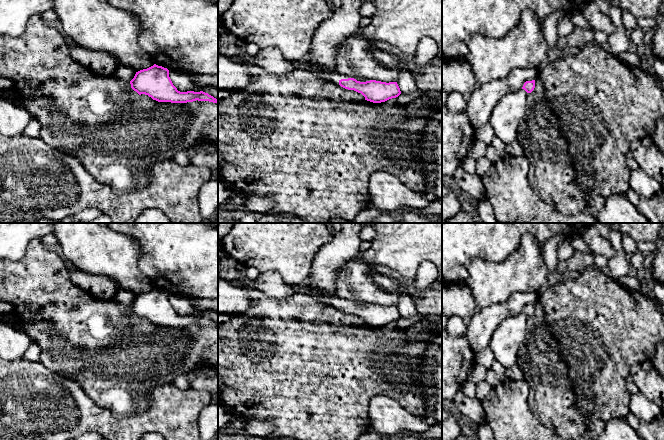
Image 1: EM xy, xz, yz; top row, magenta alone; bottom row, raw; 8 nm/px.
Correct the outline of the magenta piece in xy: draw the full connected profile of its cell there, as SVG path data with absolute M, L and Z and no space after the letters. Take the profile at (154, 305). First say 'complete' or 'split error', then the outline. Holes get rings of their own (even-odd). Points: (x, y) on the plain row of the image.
complete | M156 288L136 296L130 308L139 319L148 319L158 326L187 327L198 324L218 327L218 323L203 315L178 315L169 301L169 294Z

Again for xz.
split error | M274 271L259 274L258 278L255 280L248 279L247 277L242 278L241 284L244 288L255 288L274 298L283 298L294 294L304 294L316 297L345 313L361 317L365 321L365 324L373 327L385 326L389 323L396 322L401 318L397 306L386 307L376 304L360 306L354 302L342 299L336 294L329 295L320 293L317 290L310 289L306 285L292 287L287 285L283 281L281 275Z

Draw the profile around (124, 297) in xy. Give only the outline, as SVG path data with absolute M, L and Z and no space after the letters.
M118 288L114 301L125 306L130 306L135 298L136 296L132 292Z

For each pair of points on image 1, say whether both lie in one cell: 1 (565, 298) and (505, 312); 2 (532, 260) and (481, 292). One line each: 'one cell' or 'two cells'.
1: two cells
2: one cell

